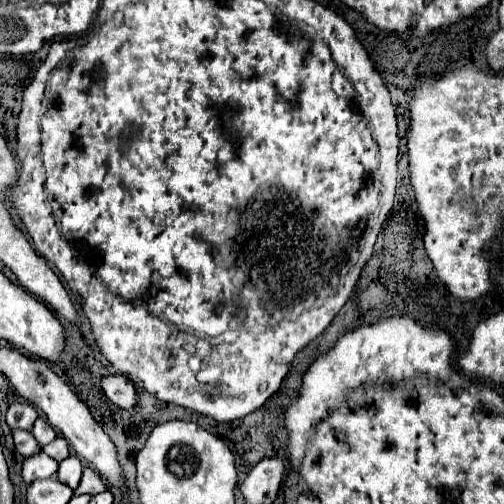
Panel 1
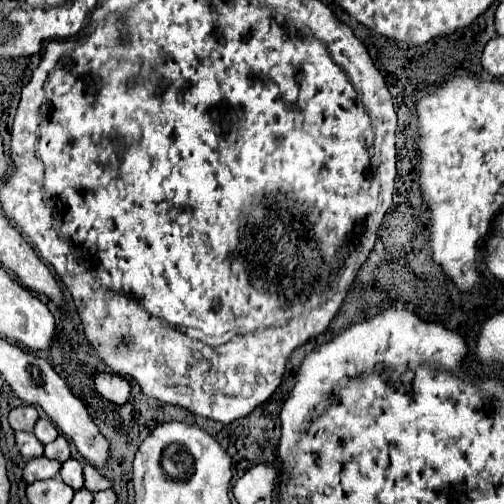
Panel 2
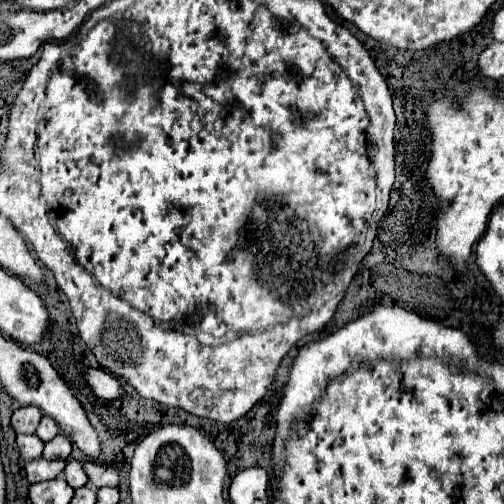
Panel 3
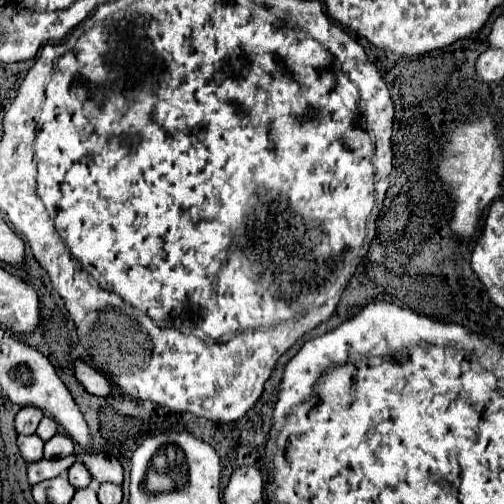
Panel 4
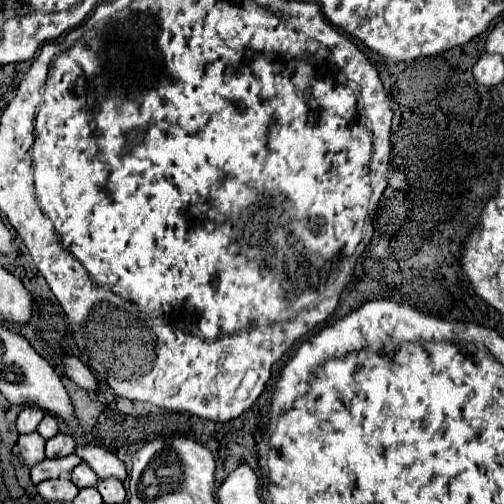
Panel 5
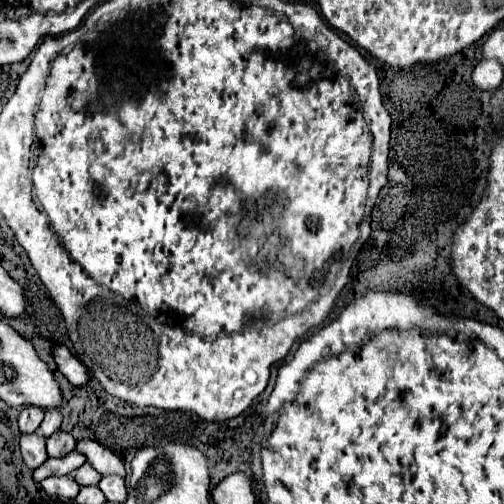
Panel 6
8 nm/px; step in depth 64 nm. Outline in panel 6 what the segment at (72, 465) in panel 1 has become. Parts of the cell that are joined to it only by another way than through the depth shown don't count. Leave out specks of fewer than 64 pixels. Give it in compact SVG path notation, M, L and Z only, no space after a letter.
M82 464L76 472L74 472L74 480L80 484L80 486L96 486L100 482L100 474L96 474L96 470L90 468L90 464Z

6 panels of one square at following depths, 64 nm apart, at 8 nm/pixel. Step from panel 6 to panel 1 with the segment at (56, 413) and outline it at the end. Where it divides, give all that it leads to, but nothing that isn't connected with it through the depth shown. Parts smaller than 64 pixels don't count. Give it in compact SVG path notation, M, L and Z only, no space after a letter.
M40 416L40 418L34 422L32 436L38 440L40 448L44 448L46 444L50 444L50 442L56 438L56 432L54 432L54 428L46 422L46 418L44 418L44 416Z

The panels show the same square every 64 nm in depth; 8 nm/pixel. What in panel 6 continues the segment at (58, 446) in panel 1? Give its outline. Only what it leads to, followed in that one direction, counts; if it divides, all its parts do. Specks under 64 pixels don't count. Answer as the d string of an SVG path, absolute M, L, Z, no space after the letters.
M54 432L54 436L50 436L46 440L46 446L48 446L48 456L66 456L70 454L74 448L76 448L76 440L72 438L72 434L68 432Z

